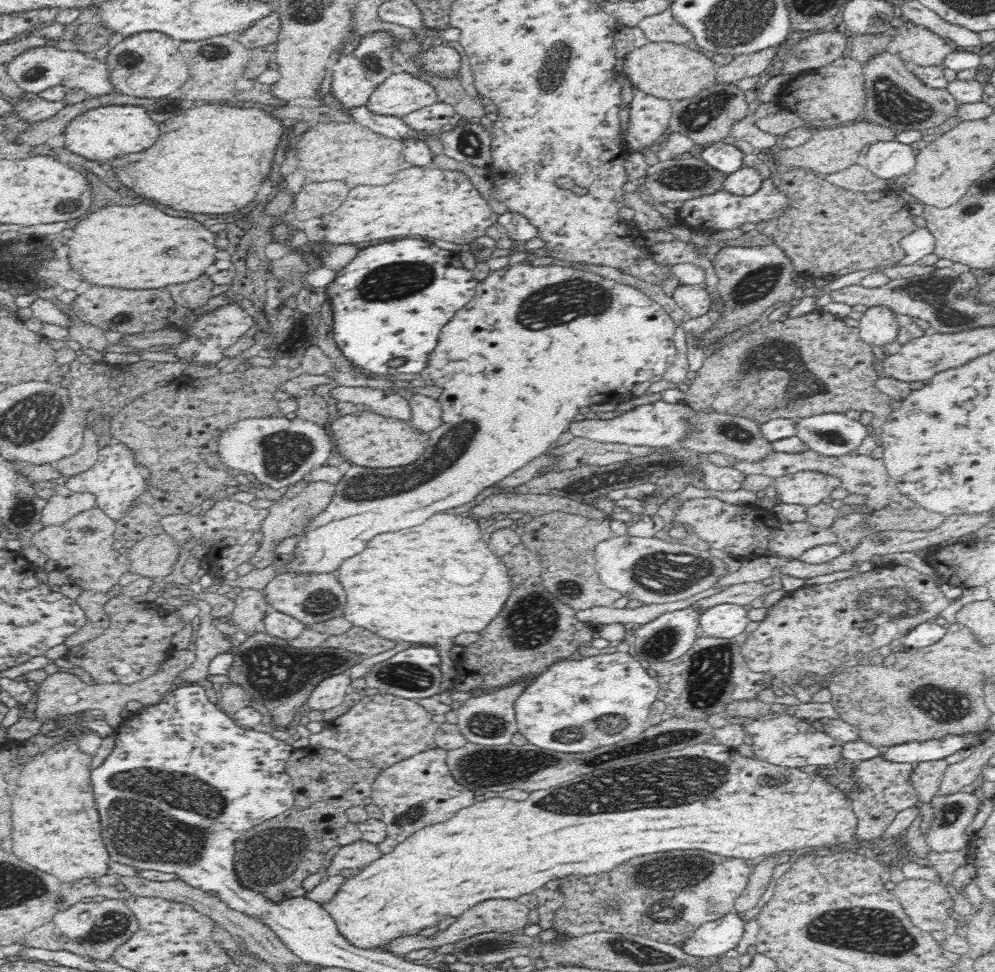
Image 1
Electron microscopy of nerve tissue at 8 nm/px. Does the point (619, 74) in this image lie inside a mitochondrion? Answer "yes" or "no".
no

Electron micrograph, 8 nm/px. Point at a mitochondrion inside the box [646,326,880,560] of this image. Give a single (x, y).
(772, 353)

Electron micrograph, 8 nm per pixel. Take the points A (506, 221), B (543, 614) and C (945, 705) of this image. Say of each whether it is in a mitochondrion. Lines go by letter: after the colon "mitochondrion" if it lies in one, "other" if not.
A: other
B: mitochondrion
C: mitochondrion

